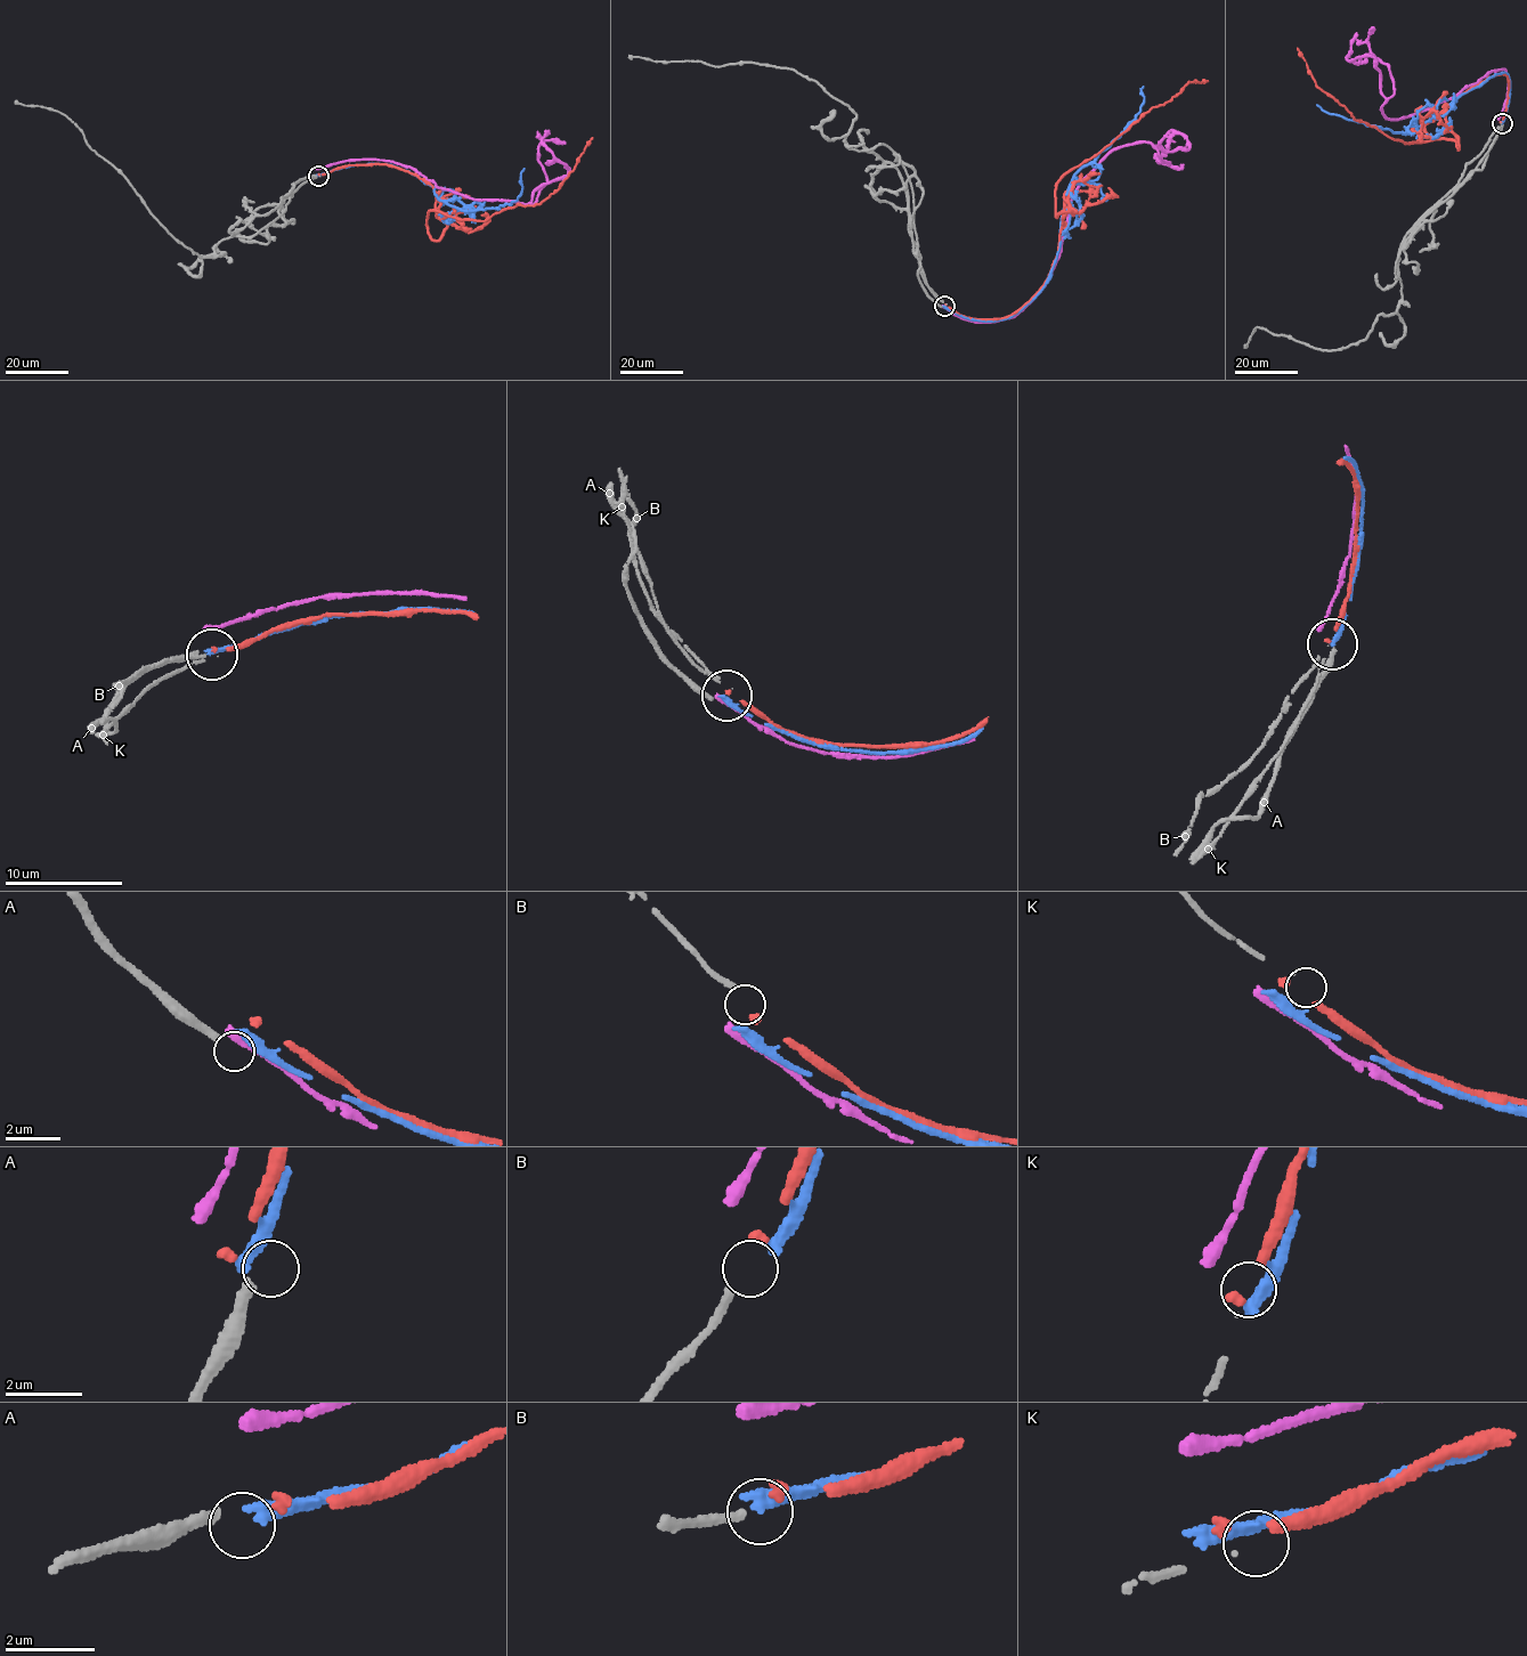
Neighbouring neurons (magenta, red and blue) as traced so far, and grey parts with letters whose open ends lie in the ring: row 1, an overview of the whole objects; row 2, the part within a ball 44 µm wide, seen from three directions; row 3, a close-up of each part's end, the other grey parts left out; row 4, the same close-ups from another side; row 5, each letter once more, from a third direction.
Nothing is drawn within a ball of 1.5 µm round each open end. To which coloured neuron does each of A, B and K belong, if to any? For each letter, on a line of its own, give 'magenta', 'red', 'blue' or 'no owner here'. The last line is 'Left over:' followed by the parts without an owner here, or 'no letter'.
A: no owner here
B: no owner here
K: no owner here
Left over: A, B, K

